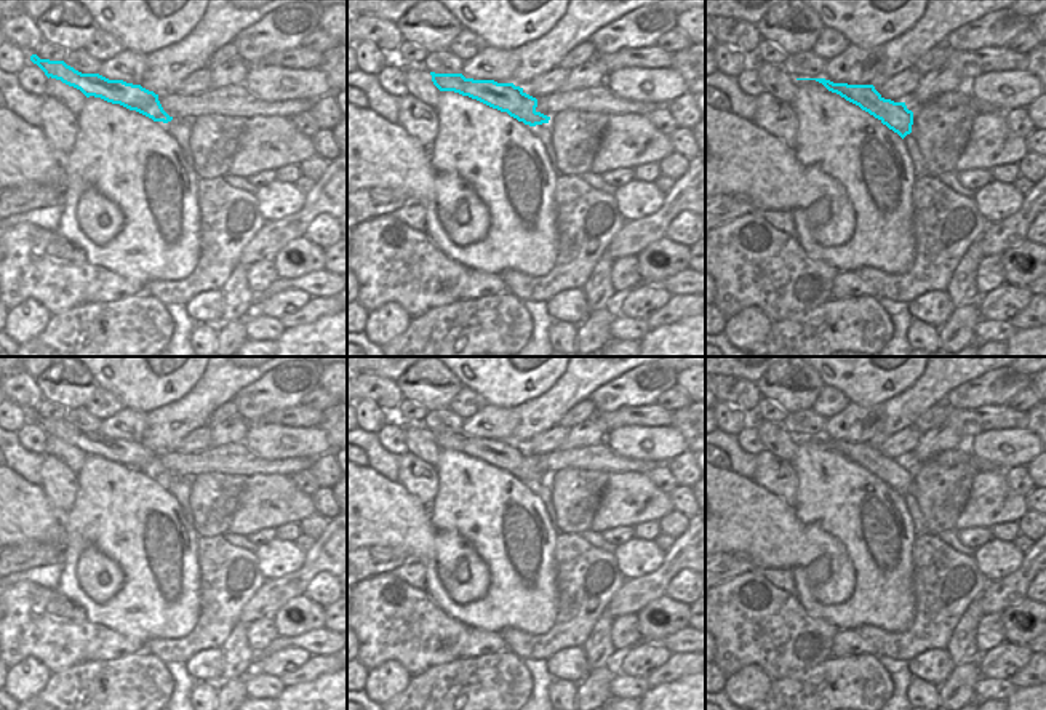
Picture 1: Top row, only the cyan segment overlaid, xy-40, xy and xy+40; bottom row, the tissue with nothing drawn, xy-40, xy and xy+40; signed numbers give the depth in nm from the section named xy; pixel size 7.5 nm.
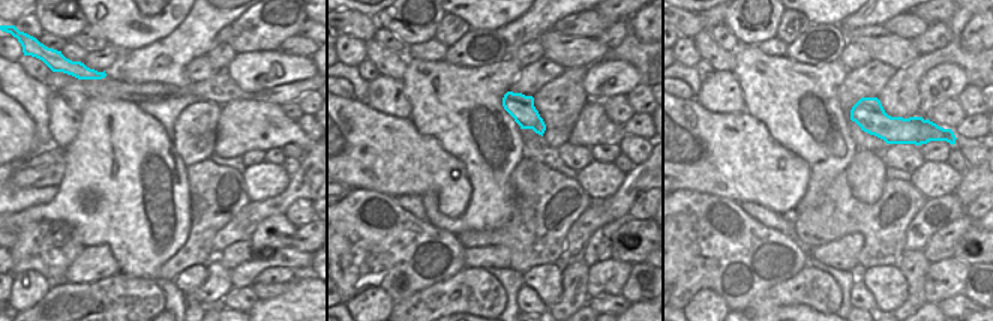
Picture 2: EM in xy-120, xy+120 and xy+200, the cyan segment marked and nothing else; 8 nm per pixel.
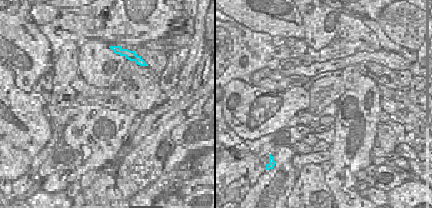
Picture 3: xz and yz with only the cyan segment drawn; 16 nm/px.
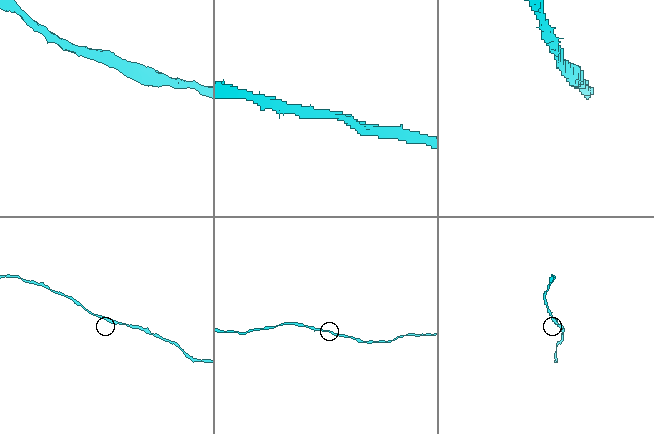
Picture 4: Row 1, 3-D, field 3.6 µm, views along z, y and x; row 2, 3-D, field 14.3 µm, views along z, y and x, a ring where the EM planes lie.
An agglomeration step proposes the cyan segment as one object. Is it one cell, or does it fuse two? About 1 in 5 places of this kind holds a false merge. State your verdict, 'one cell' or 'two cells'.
one cell

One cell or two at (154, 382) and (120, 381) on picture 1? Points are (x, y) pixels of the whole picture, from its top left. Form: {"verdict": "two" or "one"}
{"verdict": "one"}

